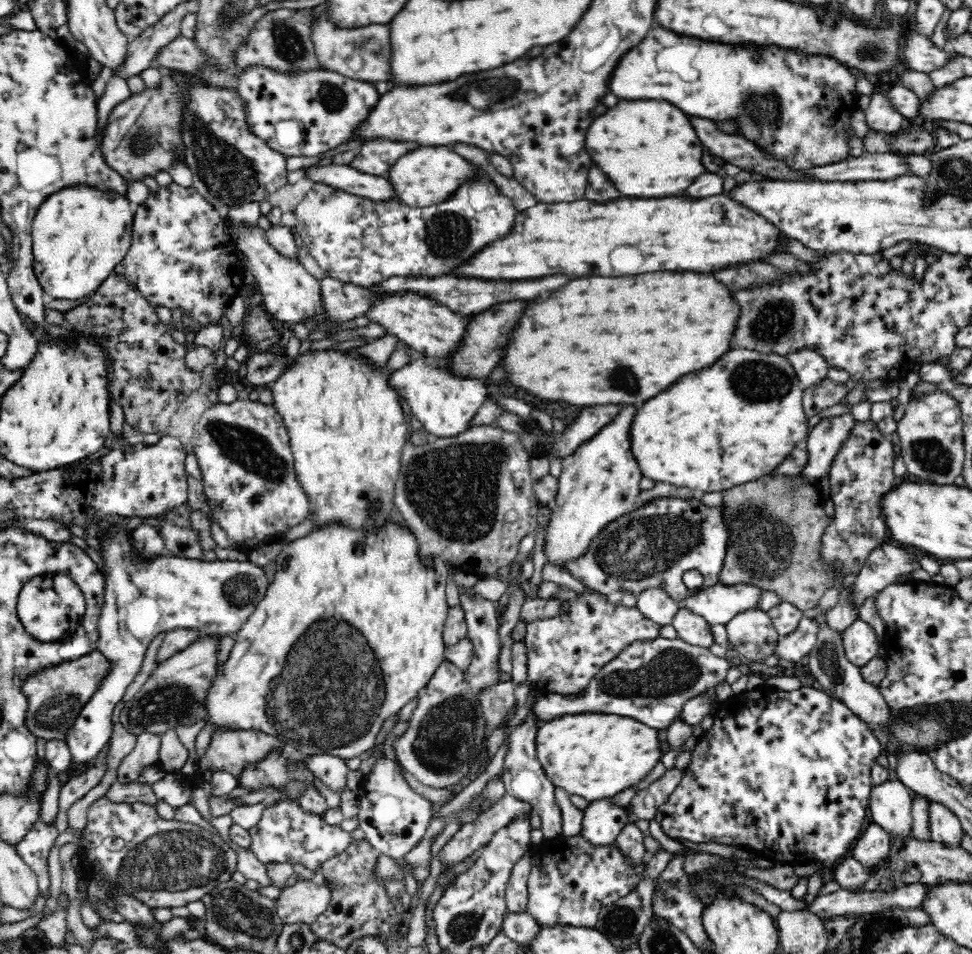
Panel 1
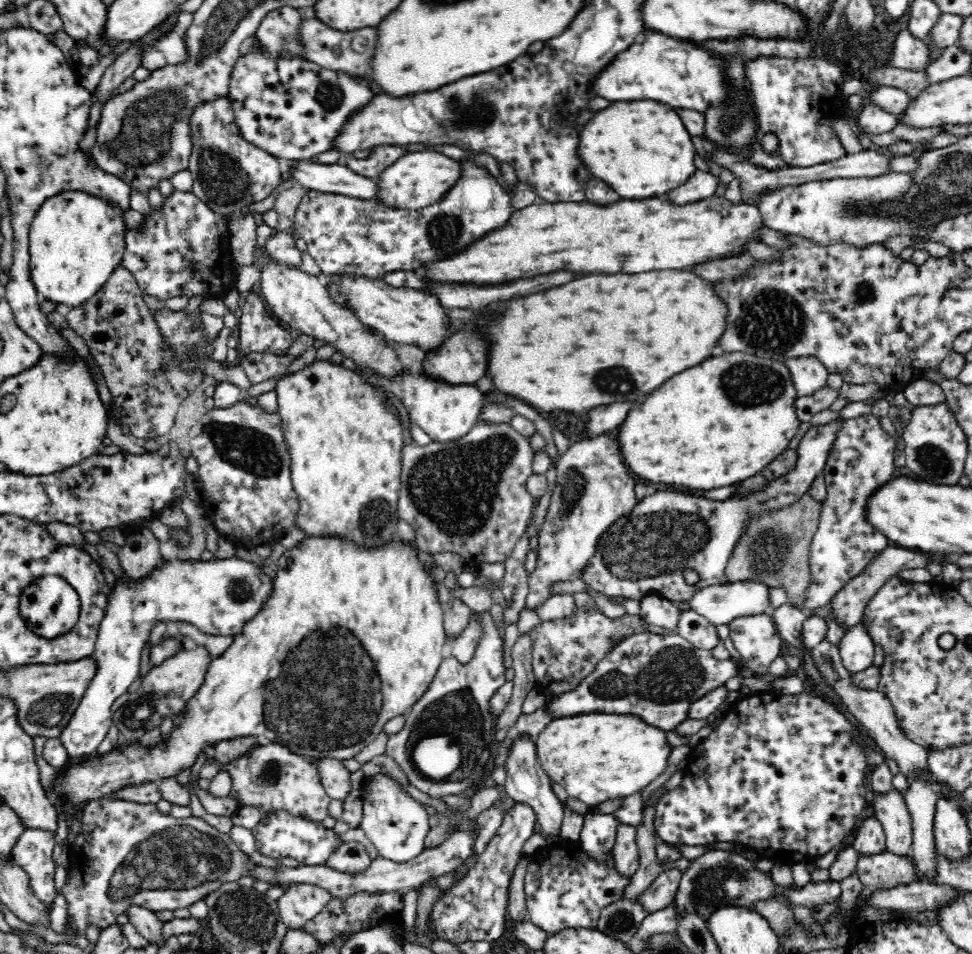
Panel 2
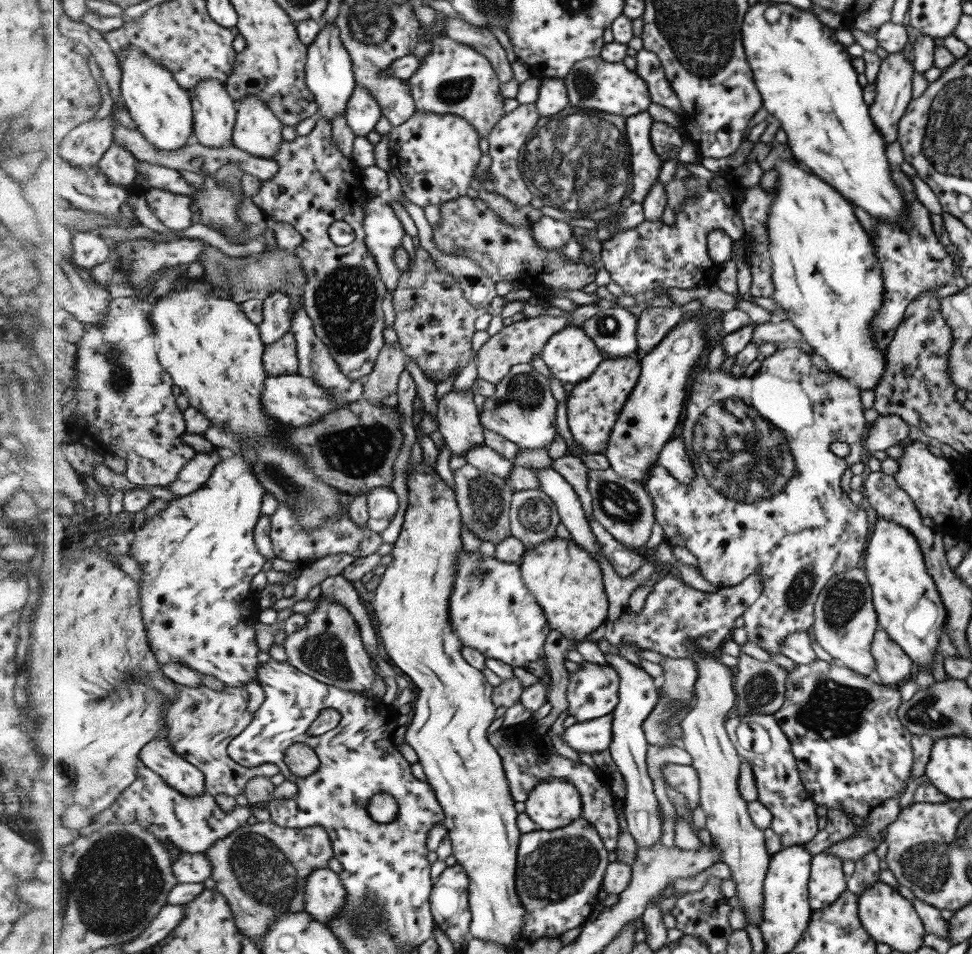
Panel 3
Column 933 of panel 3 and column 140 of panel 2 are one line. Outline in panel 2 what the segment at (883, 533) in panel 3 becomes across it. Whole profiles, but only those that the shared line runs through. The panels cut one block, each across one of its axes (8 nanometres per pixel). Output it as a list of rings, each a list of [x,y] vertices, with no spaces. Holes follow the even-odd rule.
[[[237,556],[212,559],[211,561],[166,561],[142,582],[133,582],[133,580],[125,578],[125,574],[122,579],[117,579],[116,588],[109,592],[108,609],[100,622],[95,642],[92,656],[96,661],[94,676],[83,692],[83,697],[78,701],[76,710],[58,736],[69,756],[80,756],[83,760],[87,760],[97,754],[98,744],[104,740],[108,730],[113,727],[111,704],[137,679],[138,668],[140,668],[140,652],[142,652],[144,644],[148,642],[149,630],[156,619],[164,620],[167,623],[185,620],[199,628],[204,634],[233,636],[240,634],[245,624],[265,608],[272,596],[272,590],[274,590],[274,581],[270,575],[264,573],[262,568],[257,567],[254,563],[242,560]]]

